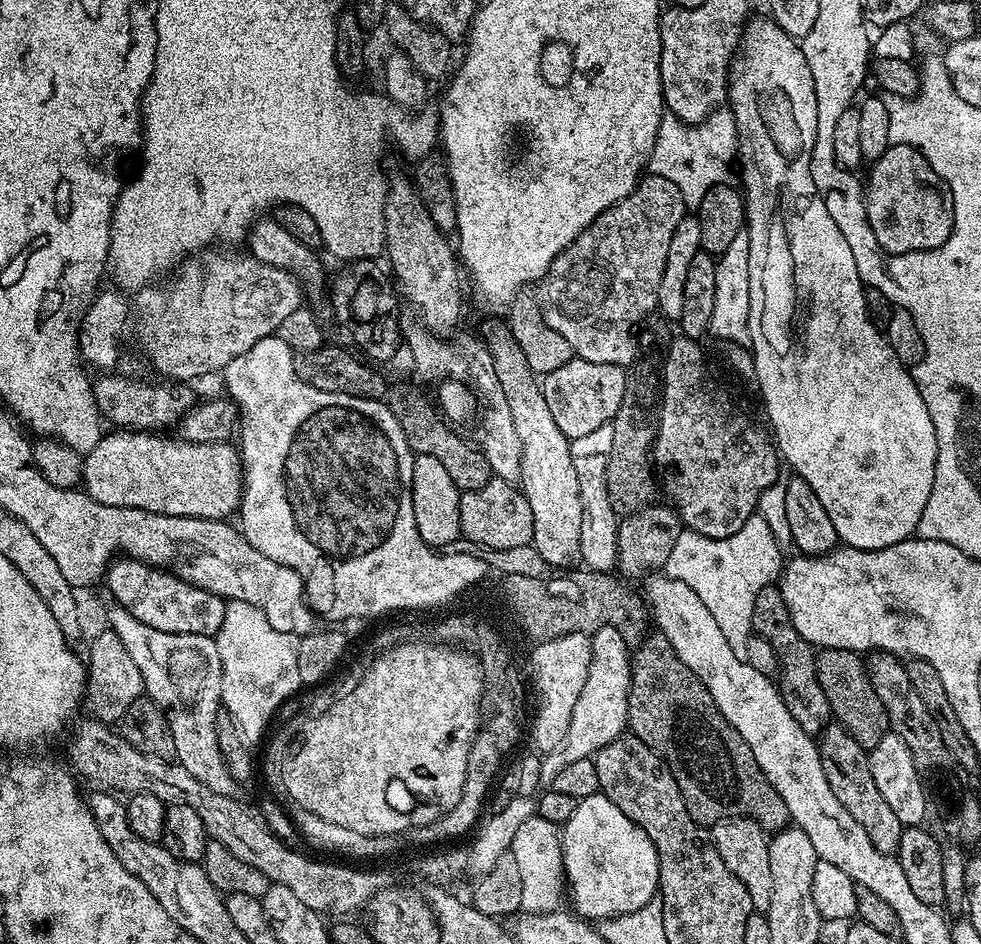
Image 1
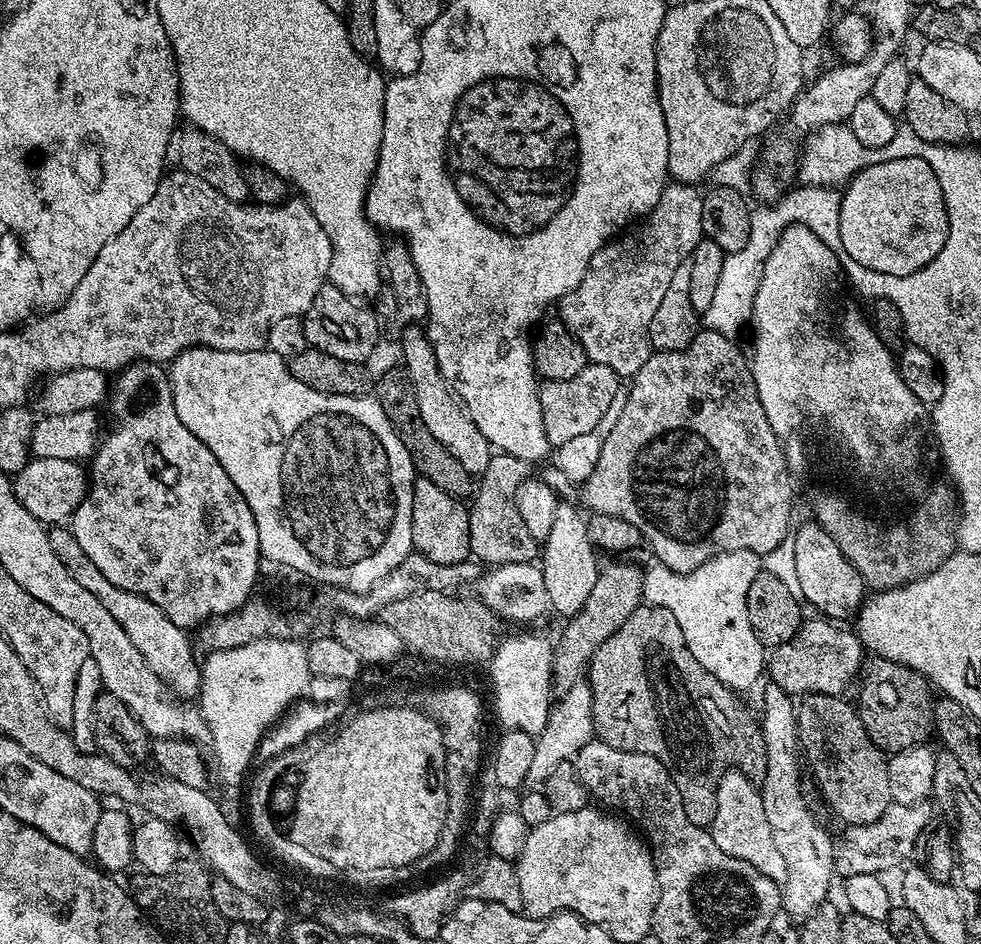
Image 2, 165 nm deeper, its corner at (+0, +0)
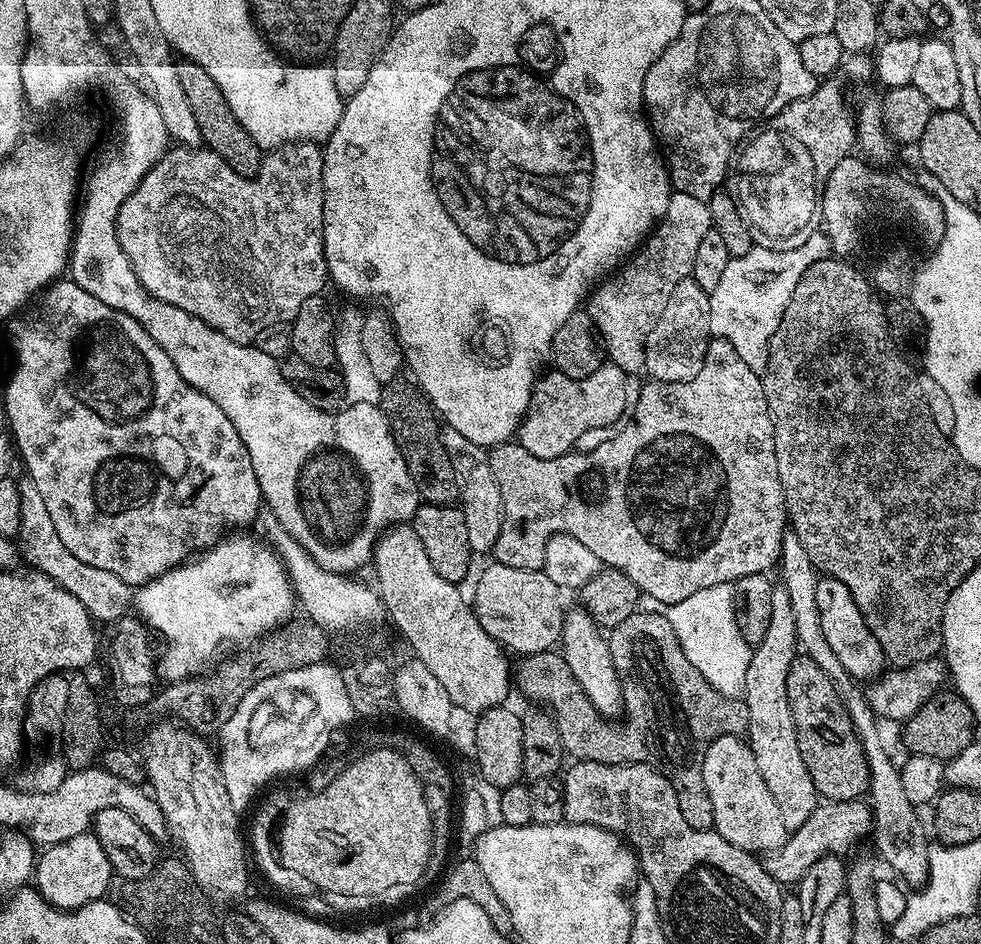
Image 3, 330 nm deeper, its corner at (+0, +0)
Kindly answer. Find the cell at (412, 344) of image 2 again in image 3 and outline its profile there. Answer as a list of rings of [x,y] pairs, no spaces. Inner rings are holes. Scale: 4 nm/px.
[[[444,426],[440,429],[440,441],[450,458],[450,466],[454,466],[454,482],[458,482],[460,495],[458,507],[466,518],[466,534],[470,534],[470,546],[473,553],[491,553],[494,542],[498,542],[498,534],[502,530],[502,490],[498,490],[498,478],[494,478],[494,470],[490,470],[488,452],[478,447],[470,438],[462,438],[458,430]]]

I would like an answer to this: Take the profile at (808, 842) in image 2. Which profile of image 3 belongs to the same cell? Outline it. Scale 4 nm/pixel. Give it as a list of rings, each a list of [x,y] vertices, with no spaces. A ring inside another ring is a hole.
[[[776,586],[770,598],[770,626],[762,642],[752,649],[742,699],[748,711],[746,739],[752,748],[754,762],[758,762],[758,770],[762,770],[762,778],[766,778],[766,786],[770,786],[770,794],[774,794],[774,802],[778,802],[778,810],[782,813],[782,822],[786,822],[789,830],[802,826],[818,805],[810,770],[806,770],[806,762],[802,762],[802,750],[798,750],[798,734],[790,714],[790,702],[786,698],[786,673],[790,671],[790,662],[794,662],[797,654],[790,594],[786,594],[784,587]]]

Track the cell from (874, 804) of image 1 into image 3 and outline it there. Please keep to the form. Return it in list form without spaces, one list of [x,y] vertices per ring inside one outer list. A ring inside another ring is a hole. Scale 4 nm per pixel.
[[[797,654],[794,662],[790,662],[790,671],[786,673],[786,698],[790,702],[790,714],[798,734],[798,750],[802,750],[802,762],[806,762],[806,770],[810,770],[817,797],[825,801],[860,800],[868,790],[868,763],[860,745],[860,737],[856,735],[850,714],[834,682],[826,670],[814,662],[814,658]]]

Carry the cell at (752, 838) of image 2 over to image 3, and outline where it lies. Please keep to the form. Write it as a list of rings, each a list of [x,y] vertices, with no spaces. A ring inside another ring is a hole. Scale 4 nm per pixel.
[[[723,736],[710,742],[710,746],[704,751],[702,778],[712,803],[712,828],[722,838],[726,838],[726,842],[753,854],[761,854],[760,852],[773,854],[783,847],[790,830],[786,822],[782,822],[778,802],[774,802],[774,794],[770,794],[770,786],[766,786],[766,778],[762,778],[762,770],[758,770],[758,762],[754,762],[754,754],[747,739],[739,736]]]

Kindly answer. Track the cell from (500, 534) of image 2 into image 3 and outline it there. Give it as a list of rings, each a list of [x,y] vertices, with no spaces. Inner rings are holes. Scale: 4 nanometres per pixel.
[[[712,338],[708,342],[702,370],[698,370],[698,374],[694,374],[690,382],[662,382],[649,379],[648,385],[641,390],[640,397],[637,400],[635,397],[634,407],[627,419],[619,425],[618,431],[606,442],[602,442],[602,446],[594,446],[594,450],[589,452],[573,450],[565,456],[547,460],[534,458],[534,454],[530,454],[530,450],[526,450],[518,442],[497,444],[488,452],[490,470],[494,470],[494,478],[498,478],[498,490],[502,490],[504,511],[502,530],[498,534],[498,542],[494,542],[491,551],[495,563],[517,570],[543,569],[546,542],[550,537],[564,532],[582,542],[586,550],[590,550],[600,559],[601,565],[624,572],[626,578],[630,578],[630,582],[634,582],[634,586],[640,589],[644,596],[658,598],[661,606],[682,602],[682,598],[690,598],[690,594],[698,594],[698,590],[706,590],[710,586],[732,584],[746,574],[767,573],[768,567],[771,564],[773,567],[780,559],[782,538],[789,527],[789,522],[782,494],[782,482],[778,482],[778,458],[774,458],[774,434],[760,377],[761,373],[750,370],[750,366],[746,366],[746,362],[738,358],[738,350],[734,350],[730,342]]]

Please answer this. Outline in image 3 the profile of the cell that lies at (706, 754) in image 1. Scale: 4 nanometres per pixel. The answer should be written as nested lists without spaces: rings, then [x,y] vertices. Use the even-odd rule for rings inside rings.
[[[637,611],[626,618],[618,627],[611,629],[608,636],[610,658],[614,658],[614,666],[620,675],[620,686],[624,696],[622,721],[616,724],[611,719],[599,716],[590,706],[590,698],[578,686],[574,674],[570,674],[570,666],[566,666],[564,657],[559,651],[525,655],[521,664],[514,668],[514,684],[526,699],[543,706],[551,712],[556,722],[558,734],[562,734],[562,746],[569,757],[590,762],[606,762],[607,764],[651,764],[660,769],[660,773],[674,786],[674,794],[678,798],[678,810],[682,810],[682,818],[695,828],[712,828],[712,803],[702,778],[702,762],[704,751],[723,736],[743,737],[748,730],[748,711],[743,699],[734,696],[723,696],[694,666],[690,666],[690,658],[680,648],[678,638],[660,612]]]

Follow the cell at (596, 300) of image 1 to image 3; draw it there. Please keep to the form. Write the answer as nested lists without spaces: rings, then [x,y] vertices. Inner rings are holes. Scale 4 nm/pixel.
[[[673,191],[672,197],[668,199],[666,214],[660,223],[652,229],[647,240],[640,245],[638,251],[621,267],[613,271],[603,282],[595,285],[594,291],[587,297],[586,311],[596,327],[596,335],[602,341],[602,347],[607,359],[611,363],[629,374],[644,372],[644,359],[646,358],[646,342],[658,314],[662,314],[662,309],[666,307],[666,301],[670,298],[670,293],[674,291],[674,286],[678,282],[689,279],[694,266],[694,254],[698,251],[698,245],[702,243],[702,238],[712,231],[712,219],[708,209],[707,200],[699,200],[690,194],[682,194]]]

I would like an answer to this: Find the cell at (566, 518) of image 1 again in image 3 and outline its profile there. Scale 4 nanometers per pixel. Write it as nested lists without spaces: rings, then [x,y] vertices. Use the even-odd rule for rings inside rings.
[[[576,606],[573,612],[565,611],[558,651],[564,657],[566,666],[570,666],[570,674],[574,674],[578,686],[582,686],[586,698],[590,698],[590,706],[594,706],[597,714],[605,718],[619,717],[624,711],[624,696],[614,658],[610,658],[608,636],[602,634],[583,607]]]

